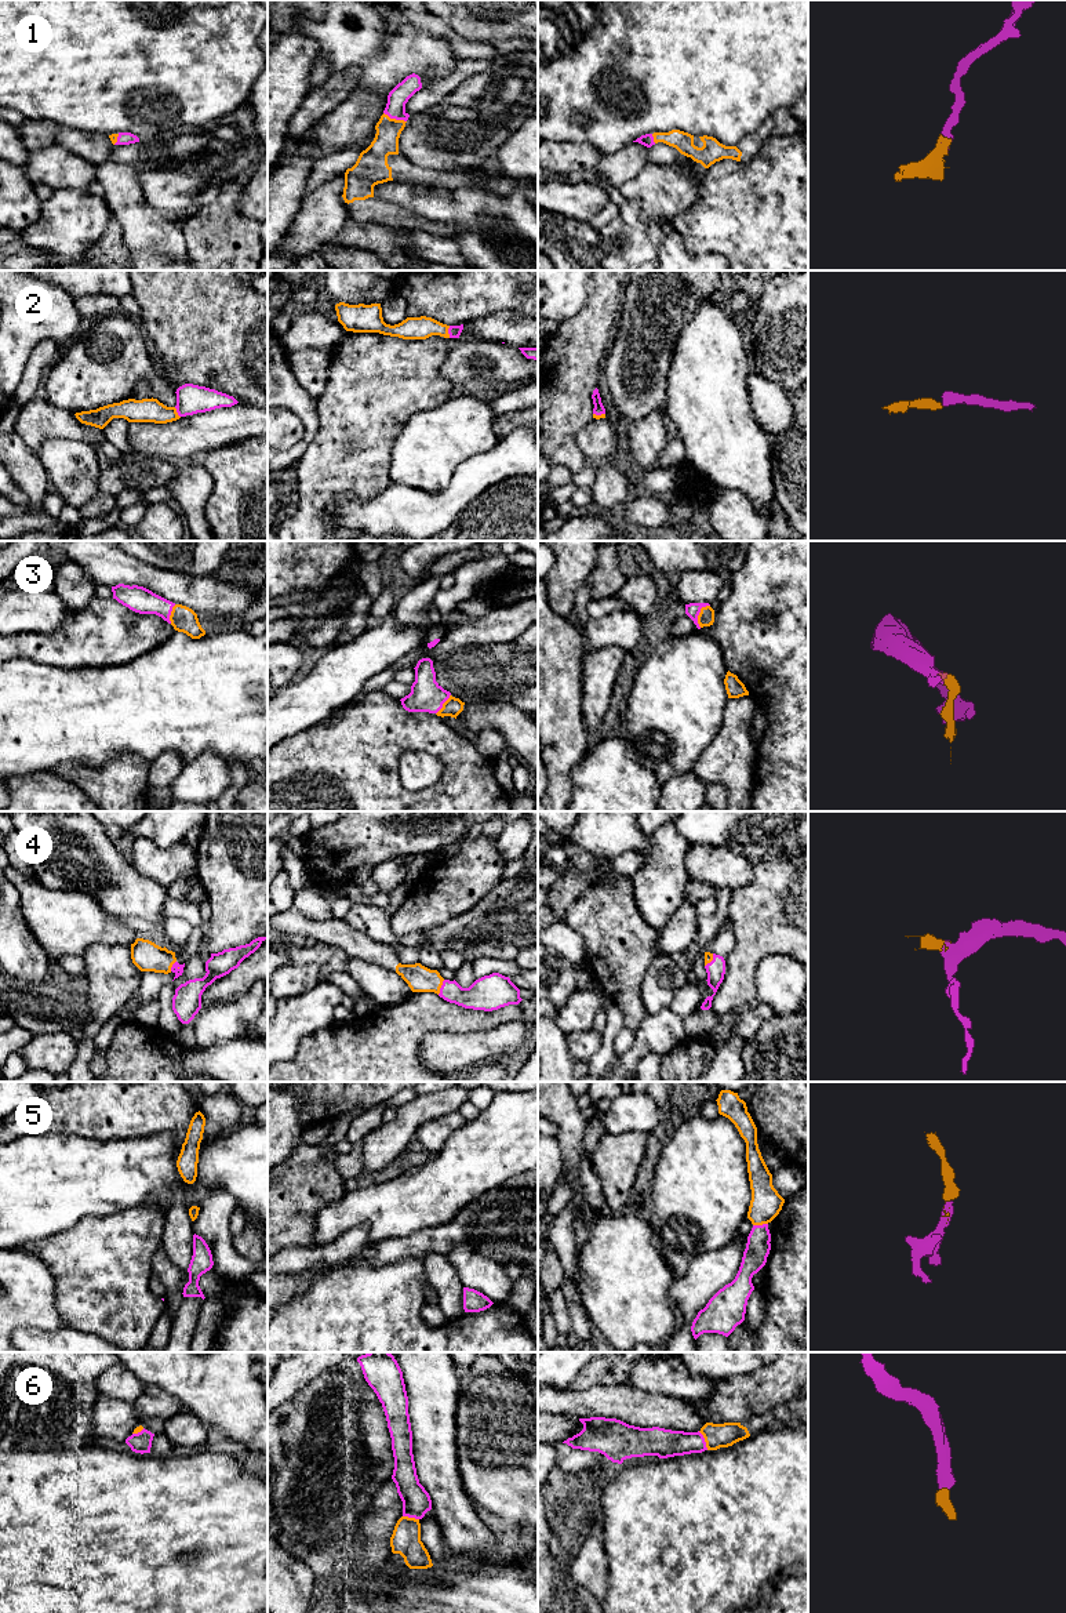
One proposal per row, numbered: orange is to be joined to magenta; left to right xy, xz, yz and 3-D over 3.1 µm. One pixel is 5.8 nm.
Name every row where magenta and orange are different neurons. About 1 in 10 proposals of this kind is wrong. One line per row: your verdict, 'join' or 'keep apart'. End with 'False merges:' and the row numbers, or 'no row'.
1: join
2: join
3: join
4: join
5: join
6: join
False merges: no row

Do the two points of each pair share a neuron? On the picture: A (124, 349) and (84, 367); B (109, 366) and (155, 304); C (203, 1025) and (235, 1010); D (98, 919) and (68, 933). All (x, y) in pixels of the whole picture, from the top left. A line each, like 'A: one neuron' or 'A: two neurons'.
A: one neuron
B: two neurons
C: one neuron
D: one neuron

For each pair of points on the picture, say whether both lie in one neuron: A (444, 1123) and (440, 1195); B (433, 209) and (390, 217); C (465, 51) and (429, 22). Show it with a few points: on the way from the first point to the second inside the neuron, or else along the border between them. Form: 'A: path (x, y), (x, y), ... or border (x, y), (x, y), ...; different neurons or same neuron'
A: border (466, 1122), (435, 1154); different neurons
B: border (385, 200), (428, 218), (446, 222); different neurons
C: path (455, 42), (439, 26); same neuron

